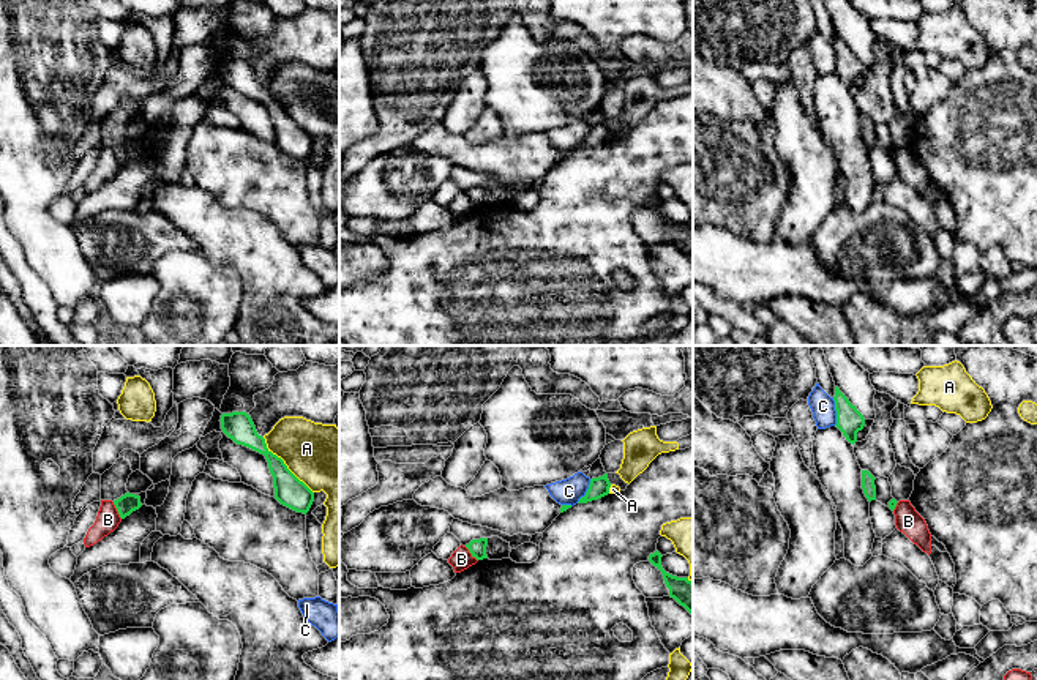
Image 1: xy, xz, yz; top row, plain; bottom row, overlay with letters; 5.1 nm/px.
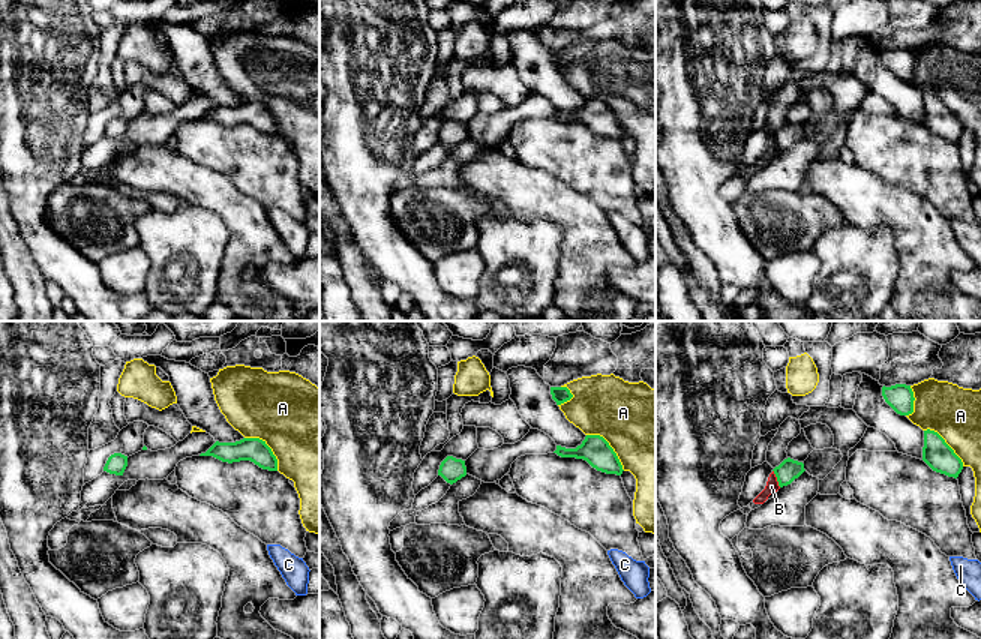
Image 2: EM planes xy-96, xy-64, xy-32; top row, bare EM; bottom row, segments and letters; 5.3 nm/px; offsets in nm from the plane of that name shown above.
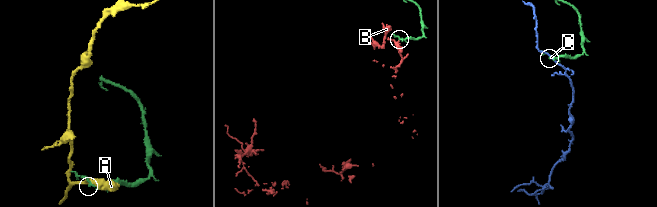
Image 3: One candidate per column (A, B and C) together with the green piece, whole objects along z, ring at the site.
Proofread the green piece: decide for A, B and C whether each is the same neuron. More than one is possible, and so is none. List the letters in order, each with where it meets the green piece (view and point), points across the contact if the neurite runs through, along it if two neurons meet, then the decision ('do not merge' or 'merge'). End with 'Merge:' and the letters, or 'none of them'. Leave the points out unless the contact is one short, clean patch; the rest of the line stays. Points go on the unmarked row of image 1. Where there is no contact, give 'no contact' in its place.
A: xy (284, 111) | do not merge
B: xy (117, 156) | along xy (112, 149), (122, 164) | do not merge
C: yz (837, 59) | do not merge
Merge: none of them

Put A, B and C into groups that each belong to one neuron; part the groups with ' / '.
A / B / C

